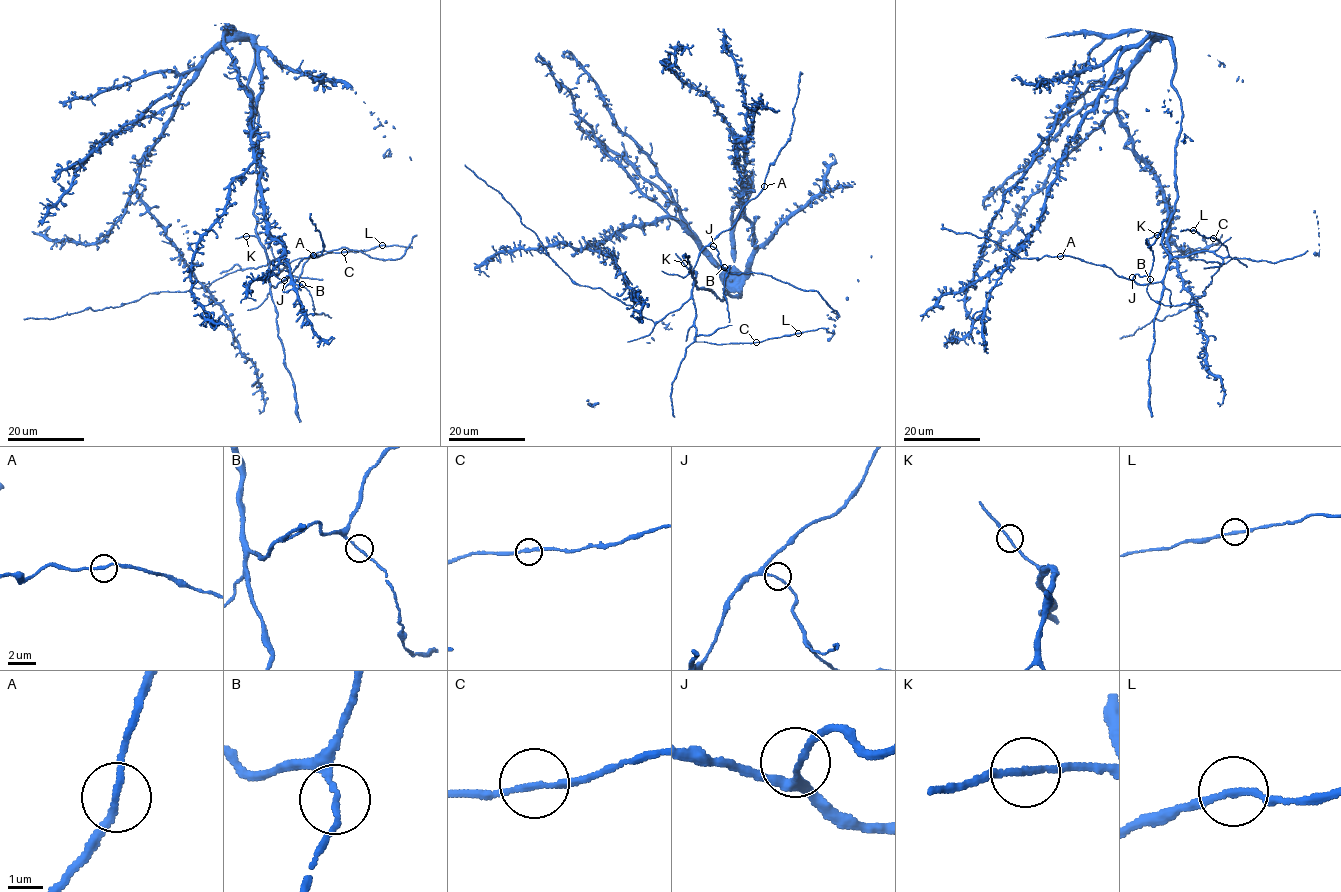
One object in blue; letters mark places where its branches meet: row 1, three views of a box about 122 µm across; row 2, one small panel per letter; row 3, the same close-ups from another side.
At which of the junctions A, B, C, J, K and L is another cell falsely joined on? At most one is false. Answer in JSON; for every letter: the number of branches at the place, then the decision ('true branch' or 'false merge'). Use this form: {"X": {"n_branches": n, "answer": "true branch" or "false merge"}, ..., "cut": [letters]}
{"A": {"n_branches": 2, "answer": "true branch"}, "B": {"n_branches": 2, "answer": "true branch"}, "C": {"n_branches": 2, "answer": "true branch"}, "J": {"n_branches": 2, "answer": "true branch"}, "K": {"n_branches": 2, "answer": "true branch"}, "L": {"n_branches": 2, "answer": "true branch"}, "cut": []}

